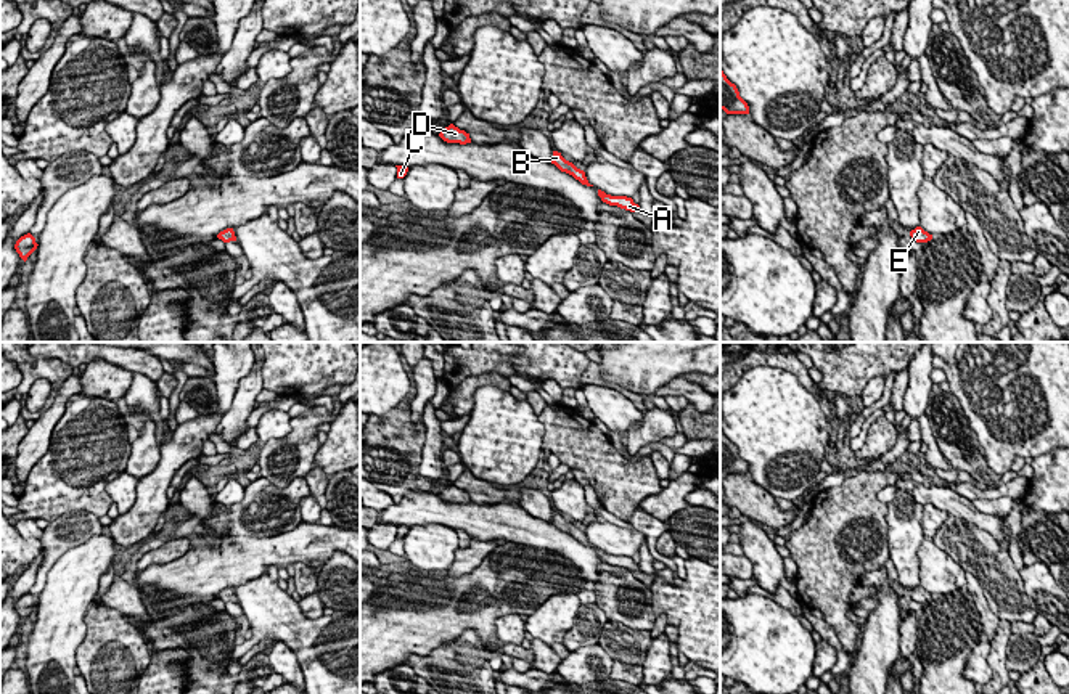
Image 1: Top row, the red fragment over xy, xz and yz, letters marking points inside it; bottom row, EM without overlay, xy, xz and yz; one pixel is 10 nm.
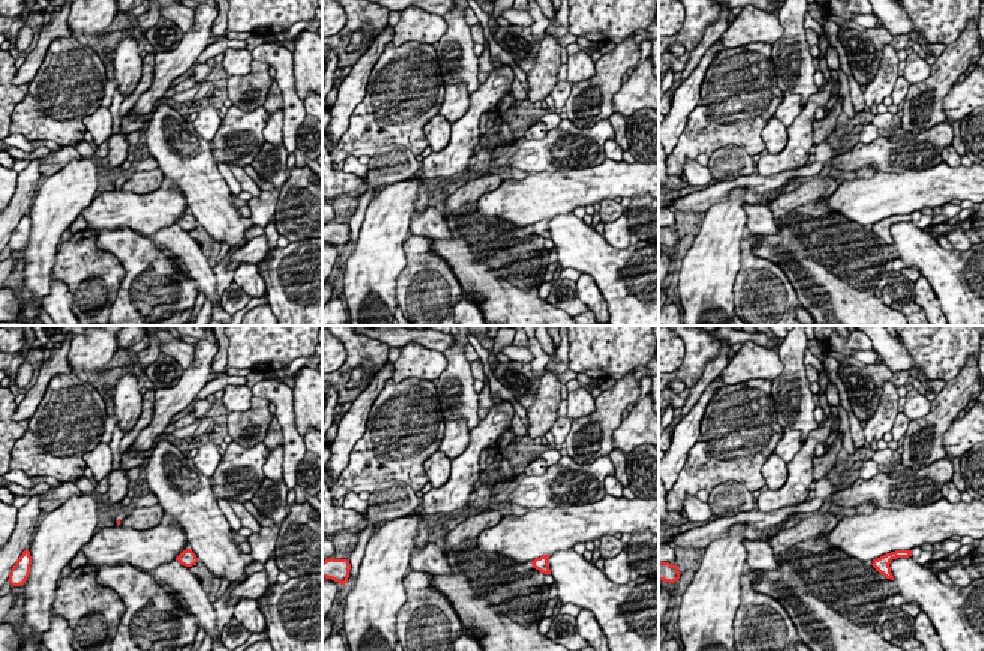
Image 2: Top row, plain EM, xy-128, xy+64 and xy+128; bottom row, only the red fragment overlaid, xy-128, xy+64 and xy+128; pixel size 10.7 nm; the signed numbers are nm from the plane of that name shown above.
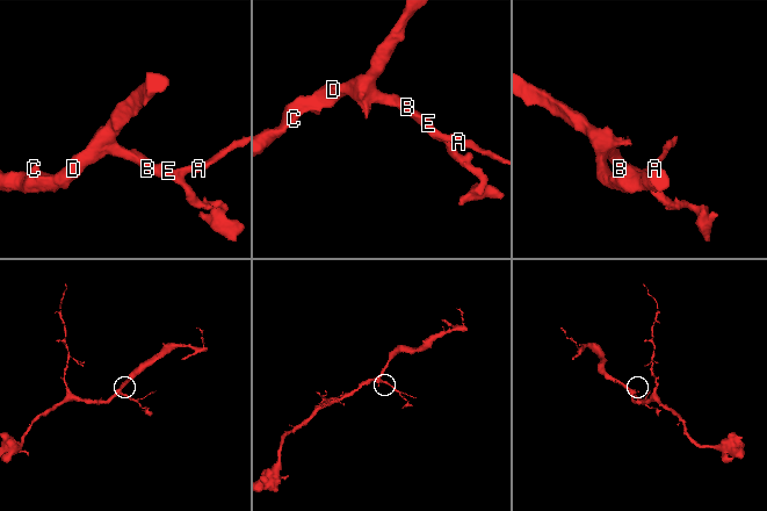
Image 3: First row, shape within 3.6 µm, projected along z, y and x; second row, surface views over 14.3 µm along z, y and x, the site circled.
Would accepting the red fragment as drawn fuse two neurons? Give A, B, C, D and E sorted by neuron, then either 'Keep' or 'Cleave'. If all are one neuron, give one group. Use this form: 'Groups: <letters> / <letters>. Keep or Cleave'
Groups: A B C D E. Keep

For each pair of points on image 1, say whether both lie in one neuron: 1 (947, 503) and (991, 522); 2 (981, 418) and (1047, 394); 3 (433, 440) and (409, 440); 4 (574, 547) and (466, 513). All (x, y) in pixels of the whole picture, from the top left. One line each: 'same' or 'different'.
1: same
2: same
3: different
4: same

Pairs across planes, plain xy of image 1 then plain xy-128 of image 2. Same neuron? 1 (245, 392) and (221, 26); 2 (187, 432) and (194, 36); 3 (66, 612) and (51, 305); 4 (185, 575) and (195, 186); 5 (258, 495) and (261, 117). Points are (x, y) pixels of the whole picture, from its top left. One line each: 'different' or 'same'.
1: same
2: same
3: different
4: different
5: same

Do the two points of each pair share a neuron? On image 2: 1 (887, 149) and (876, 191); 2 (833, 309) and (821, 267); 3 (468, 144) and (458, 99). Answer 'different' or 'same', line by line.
1: different
2: same
3: different

